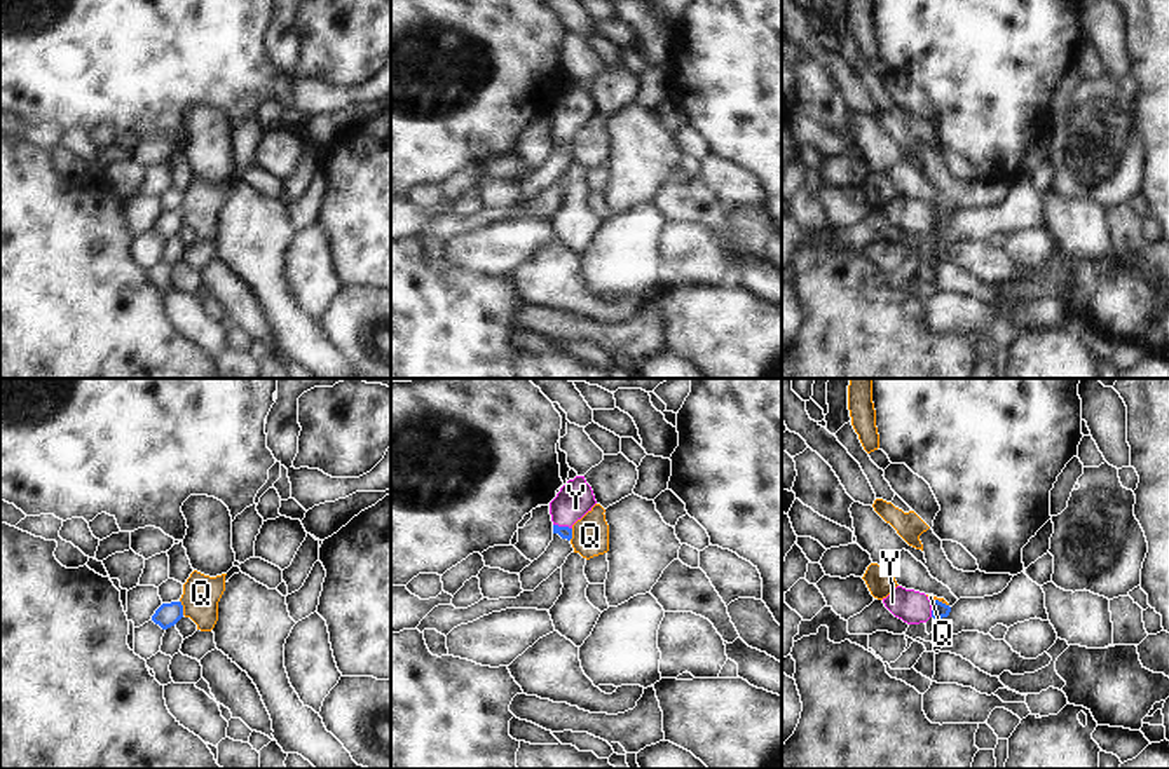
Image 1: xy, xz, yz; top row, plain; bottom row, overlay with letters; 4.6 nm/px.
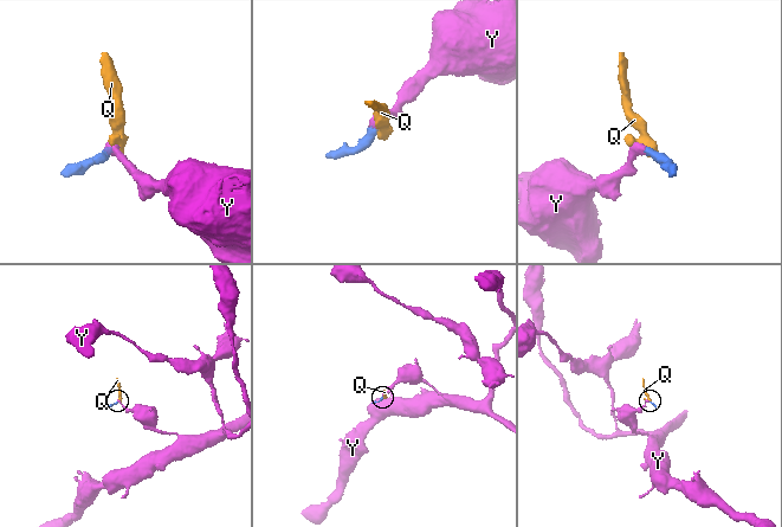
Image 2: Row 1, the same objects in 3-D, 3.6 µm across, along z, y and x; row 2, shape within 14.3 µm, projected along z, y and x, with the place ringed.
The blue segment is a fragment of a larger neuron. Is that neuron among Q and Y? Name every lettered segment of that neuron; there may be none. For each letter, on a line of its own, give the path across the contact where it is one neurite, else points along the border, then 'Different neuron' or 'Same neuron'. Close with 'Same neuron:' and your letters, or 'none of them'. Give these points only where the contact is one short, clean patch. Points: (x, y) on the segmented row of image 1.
Q: Boundary: xy (180, 600), (184, 614). Different neuron
Y: Path across: xz (564, 532), (562, 527), (564, 511), (574, 499). Same neuron
Same neuron: Y

